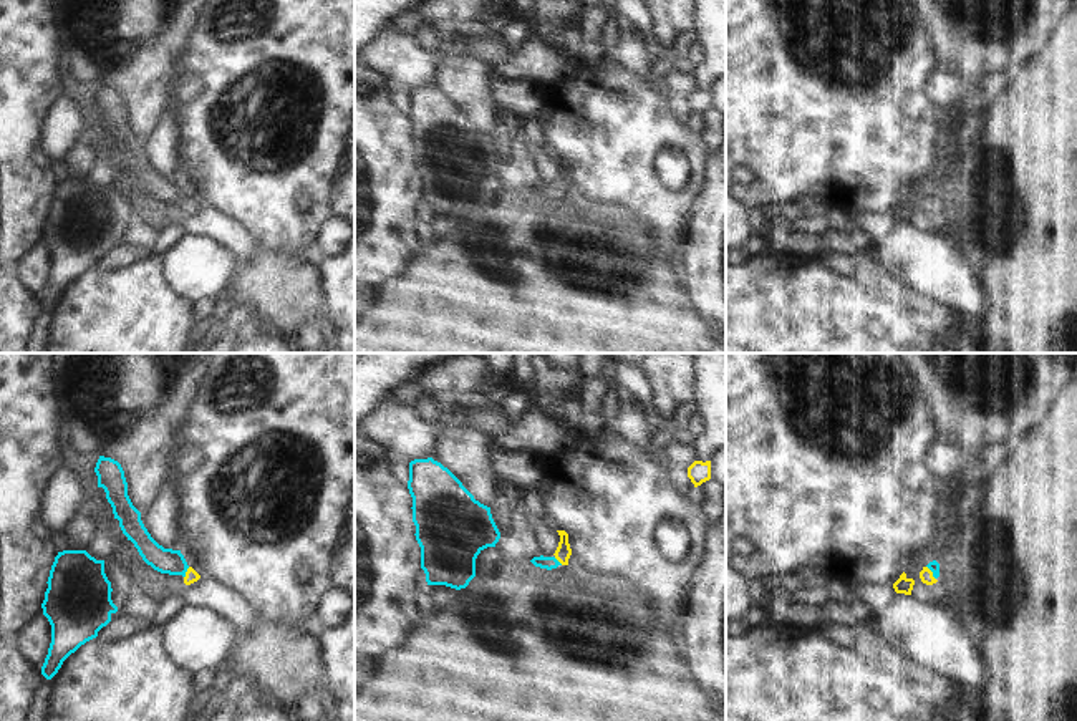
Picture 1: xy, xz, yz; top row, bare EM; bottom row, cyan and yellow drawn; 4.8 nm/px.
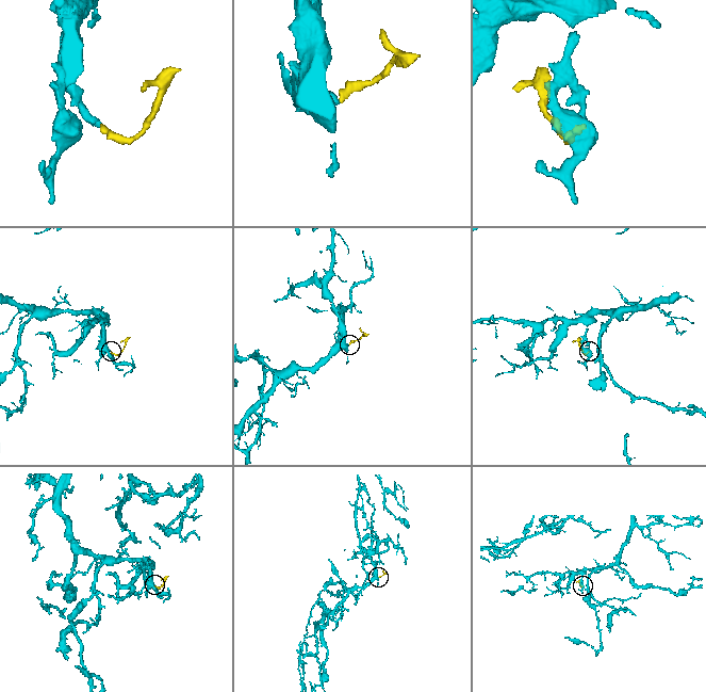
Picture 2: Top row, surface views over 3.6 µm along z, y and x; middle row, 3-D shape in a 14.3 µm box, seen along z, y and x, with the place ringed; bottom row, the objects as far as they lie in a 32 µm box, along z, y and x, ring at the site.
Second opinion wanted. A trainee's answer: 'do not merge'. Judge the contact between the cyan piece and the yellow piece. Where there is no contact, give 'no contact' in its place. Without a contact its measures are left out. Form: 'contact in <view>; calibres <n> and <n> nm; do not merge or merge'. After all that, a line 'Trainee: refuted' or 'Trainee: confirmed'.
contact in xy; calibres 130 and 60 nm; merge
Trainee: refuted

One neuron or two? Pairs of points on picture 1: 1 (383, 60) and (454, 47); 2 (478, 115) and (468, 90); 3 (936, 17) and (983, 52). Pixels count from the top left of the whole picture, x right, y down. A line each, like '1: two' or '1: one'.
1: one
2: one
3: one

